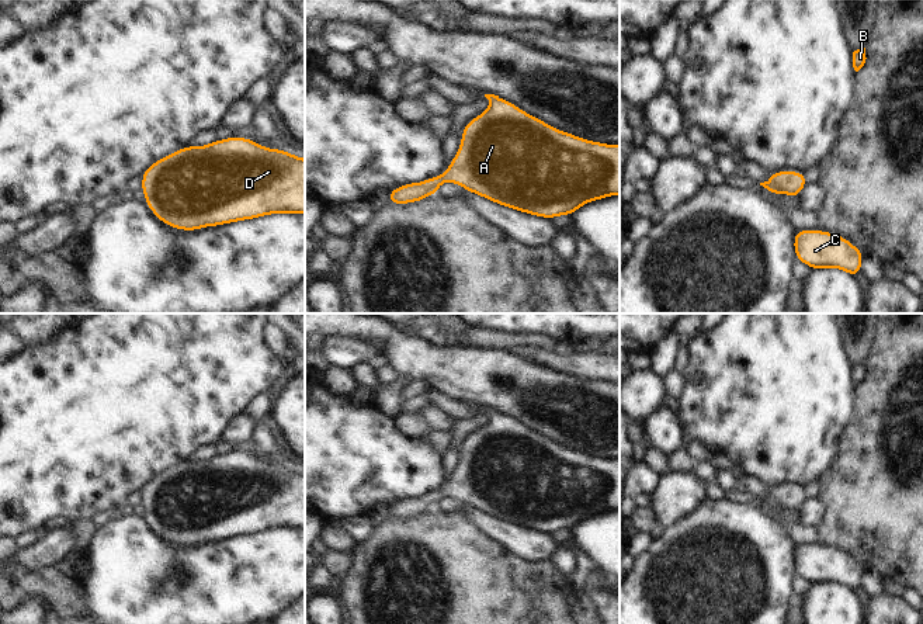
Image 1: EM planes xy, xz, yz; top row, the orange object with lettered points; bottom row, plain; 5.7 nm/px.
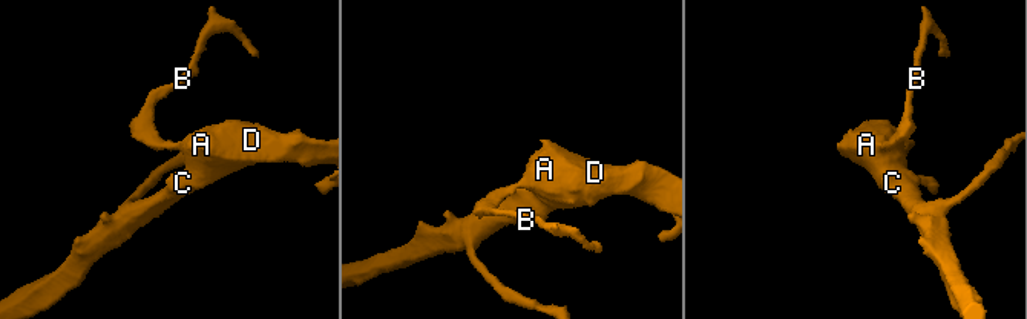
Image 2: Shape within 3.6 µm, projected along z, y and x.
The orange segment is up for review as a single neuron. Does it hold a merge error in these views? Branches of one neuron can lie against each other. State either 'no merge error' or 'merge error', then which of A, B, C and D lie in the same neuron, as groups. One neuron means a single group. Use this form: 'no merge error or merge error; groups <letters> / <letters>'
no merge error; groups A B C D

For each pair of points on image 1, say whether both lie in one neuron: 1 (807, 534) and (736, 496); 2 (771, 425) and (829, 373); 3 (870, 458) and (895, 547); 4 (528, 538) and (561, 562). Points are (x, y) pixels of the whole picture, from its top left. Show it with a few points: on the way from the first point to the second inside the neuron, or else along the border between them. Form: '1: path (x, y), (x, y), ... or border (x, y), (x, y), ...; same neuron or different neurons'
1: path (790, 520), (784, 515), (769, 512), (753, 502); same neuron
2: path (784, 411), (815, 380); same neuron
3: path (892, 481), (895, 484), (895, 524); same neuron
4: border (559, 544), (548, 560); different neurons

